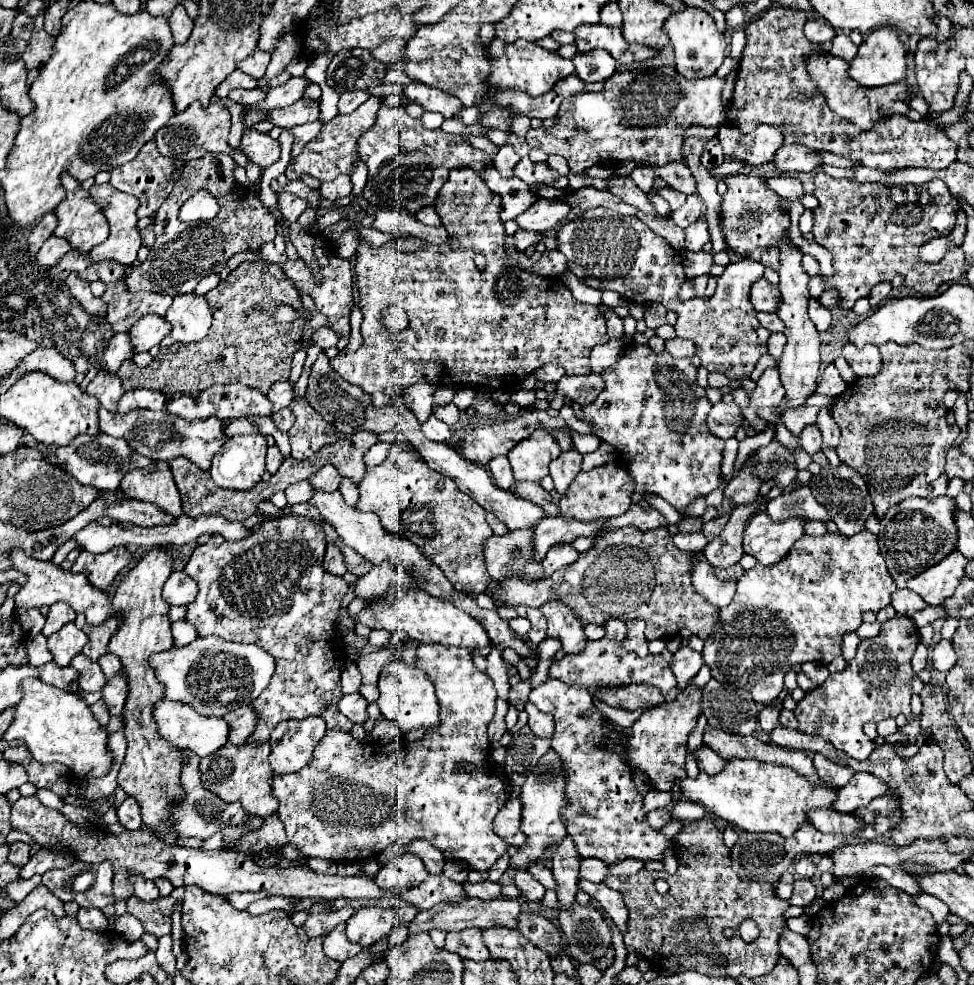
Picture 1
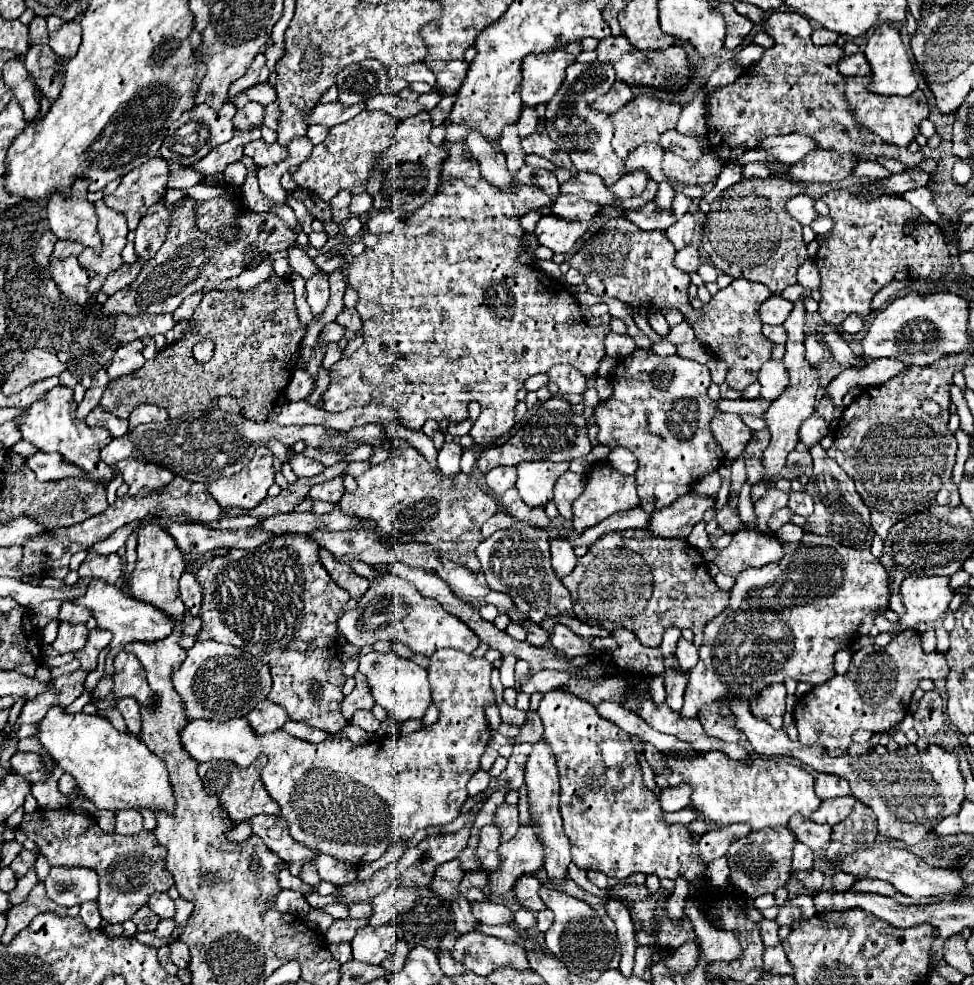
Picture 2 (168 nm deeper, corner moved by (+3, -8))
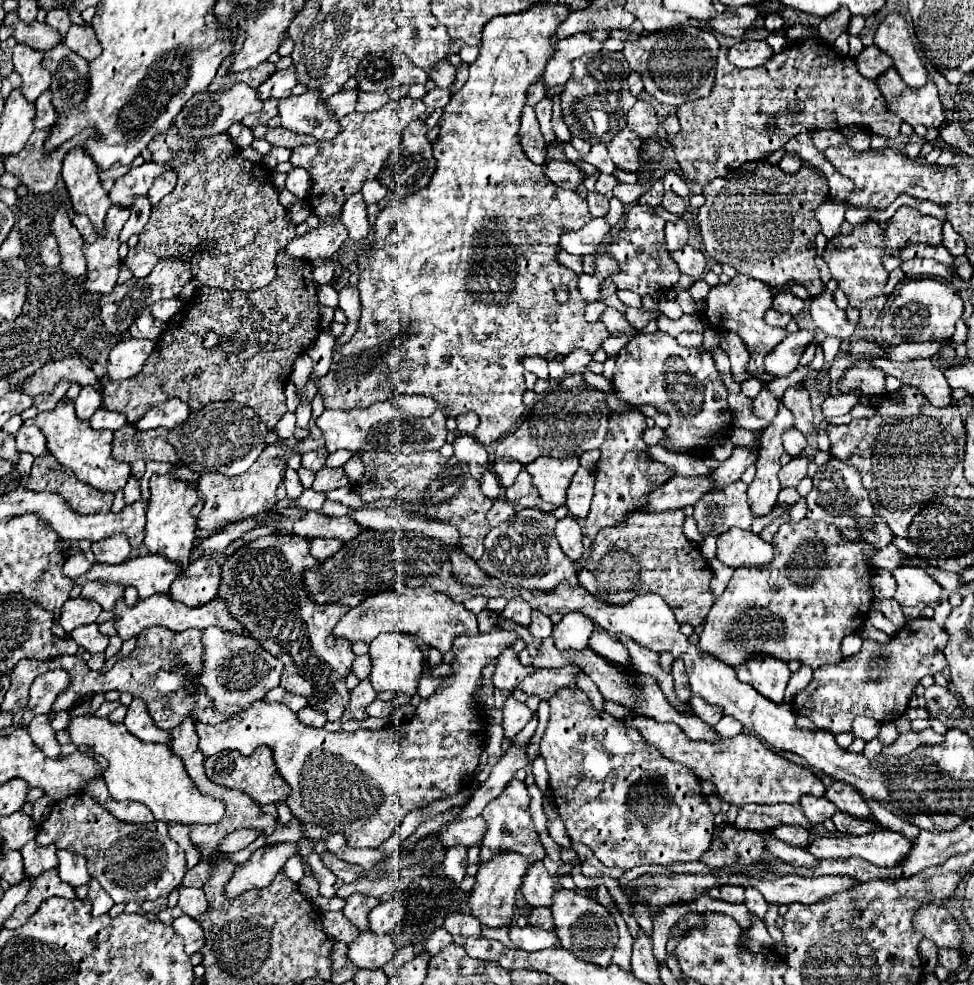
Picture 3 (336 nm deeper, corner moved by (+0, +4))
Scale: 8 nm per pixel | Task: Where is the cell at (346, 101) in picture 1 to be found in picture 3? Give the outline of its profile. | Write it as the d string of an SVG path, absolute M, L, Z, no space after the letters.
M435 88L435 90L431 90L425 98L423 98L423 102L425 102L425 106L429 108L429 110L435 110L435 108L445 108L445 104L451 100L451 92L449 90L443 90L443 88Z

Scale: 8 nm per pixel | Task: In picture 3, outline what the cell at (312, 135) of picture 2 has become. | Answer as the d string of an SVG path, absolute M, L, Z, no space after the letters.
M343 90L343 92L337 92L335 96L327 98L327 104L337 118L343 118L351 110L355 110L355 102L357 102L359 94L361 94L361 90Z

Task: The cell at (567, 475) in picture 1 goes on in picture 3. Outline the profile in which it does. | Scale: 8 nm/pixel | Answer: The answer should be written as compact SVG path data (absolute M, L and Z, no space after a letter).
M581 466L567 490L567 508L575 518L585 518L589 514L593 486L595 486L595 472Z

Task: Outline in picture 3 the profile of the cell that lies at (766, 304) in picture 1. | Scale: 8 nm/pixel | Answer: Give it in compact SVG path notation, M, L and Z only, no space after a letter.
M787 292L787 294L779 294L779 296L773 298L773 308L777 312L787 312L787 314L795 316L805 308L805 302L801 298L793 296L791 292Z

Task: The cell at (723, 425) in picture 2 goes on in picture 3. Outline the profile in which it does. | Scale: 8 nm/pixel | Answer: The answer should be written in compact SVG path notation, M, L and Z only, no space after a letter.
M741 480L703 494L693 510L697 528L705 538L721 536L733 526L745 530L753 522L751 508L747 508L747 484Z

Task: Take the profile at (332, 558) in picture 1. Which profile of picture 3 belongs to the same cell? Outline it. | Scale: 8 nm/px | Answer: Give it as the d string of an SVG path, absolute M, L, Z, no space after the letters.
M315 538L309 540L309 544L311 544L311 554L315 554L317 560L327 560L327 556L333 556L343 546L343 542L337 538Z

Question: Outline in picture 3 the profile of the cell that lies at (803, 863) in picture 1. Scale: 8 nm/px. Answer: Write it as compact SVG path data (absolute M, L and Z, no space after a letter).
M781 824L779 828L775 828L771 832L775 838L791 844L791 846L797 846L797 848L805 848L809 844L809 830L801 828L801 826L789 826L789 824Z

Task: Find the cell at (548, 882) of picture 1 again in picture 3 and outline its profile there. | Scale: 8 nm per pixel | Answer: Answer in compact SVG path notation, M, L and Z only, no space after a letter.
M561 888L553 896L551 912L553 912L553 920L555 920L555 932L557 932L563 948L567 948L569 952L575 952L575 956L579 956L581 960L591 960L593 964L609 966L611 954L619 940L619 932L613 922L613 916L609 912L605 912L599 902L595 902L593 898L581 896L573 890Z

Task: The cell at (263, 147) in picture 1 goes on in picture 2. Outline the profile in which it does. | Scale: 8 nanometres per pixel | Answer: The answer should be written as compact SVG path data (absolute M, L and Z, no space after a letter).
M256 140L252 144L246 144L244 148L244 156L250 156L256 166L270 166L270 164L276 164L280 160L286 158L286 148L280 146L280 144L266 144L264 140Z

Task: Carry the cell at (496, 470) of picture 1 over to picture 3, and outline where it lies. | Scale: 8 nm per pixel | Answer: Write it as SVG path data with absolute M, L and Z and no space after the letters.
M497 460L493 466L495 466L495 472L499 474L501 484L503 484L505 488L509 488L509 486L515 482L517 472L523 468L519 462L501 462L501 460Z

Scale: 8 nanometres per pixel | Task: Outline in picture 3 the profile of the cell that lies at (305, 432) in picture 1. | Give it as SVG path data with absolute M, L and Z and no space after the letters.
M315 450L315 452L305 452L303 454L303 468L309 468L313 472L319 472L325 466L329 452L327 450Z

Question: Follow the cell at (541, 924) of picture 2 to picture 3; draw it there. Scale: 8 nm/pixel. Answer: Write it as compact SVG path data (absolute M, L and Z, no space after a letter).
M533 908L533 910L529 912L529 924L531 924L531 926L541 926L543 930L553 932L551 910L549 910L549 908Z

